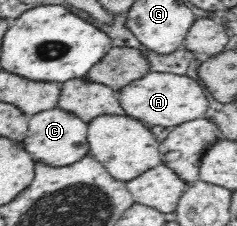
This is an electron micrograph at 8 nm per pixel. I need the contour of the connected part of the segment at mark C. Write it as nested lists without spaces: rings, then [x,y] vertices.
[[[59,107],[40,111],[40,113],[30,116],[28,127],[28,135],[22,144],[35,162],[39,161],[39,163],[45,163],[52,167],[64,167],[64,165],[72,165],[72,163],[80,161],[90,151],[87,123],[77,115]]]

